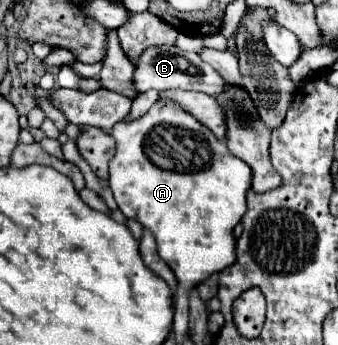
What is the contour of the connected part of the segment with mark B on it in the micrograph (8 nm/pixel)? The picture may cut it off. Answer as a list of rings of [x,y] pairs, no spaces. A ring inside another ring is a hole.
[[[151,47],[141,55],[139,65],[135,67],[135,87],[139,87],[141,93],[149,89],[189,89],[217,97],[225,89],[225,79],[197,53],[187,53],[177,47]]]

